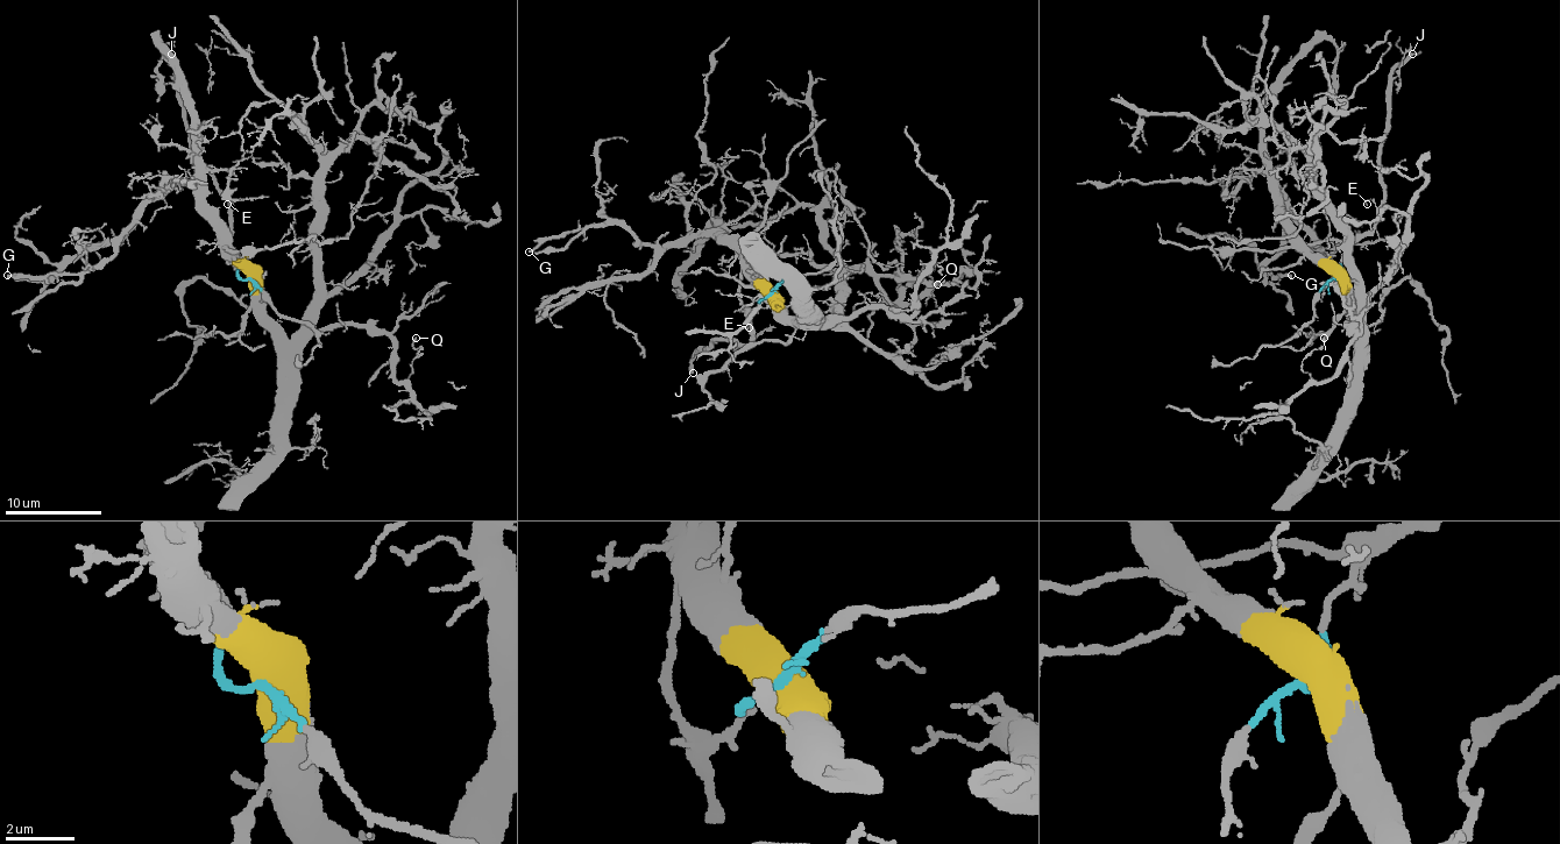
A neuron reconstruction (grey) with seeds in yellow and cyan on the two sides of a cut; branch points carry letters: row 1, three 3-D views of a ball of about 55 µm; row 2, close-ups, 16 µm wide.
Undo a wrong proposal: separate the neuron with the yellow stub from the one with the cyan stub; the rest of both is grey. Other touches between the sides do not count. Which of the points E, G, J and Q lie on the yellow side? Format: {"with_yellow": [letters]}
{"with_yellow": ["G", "Q"]}

